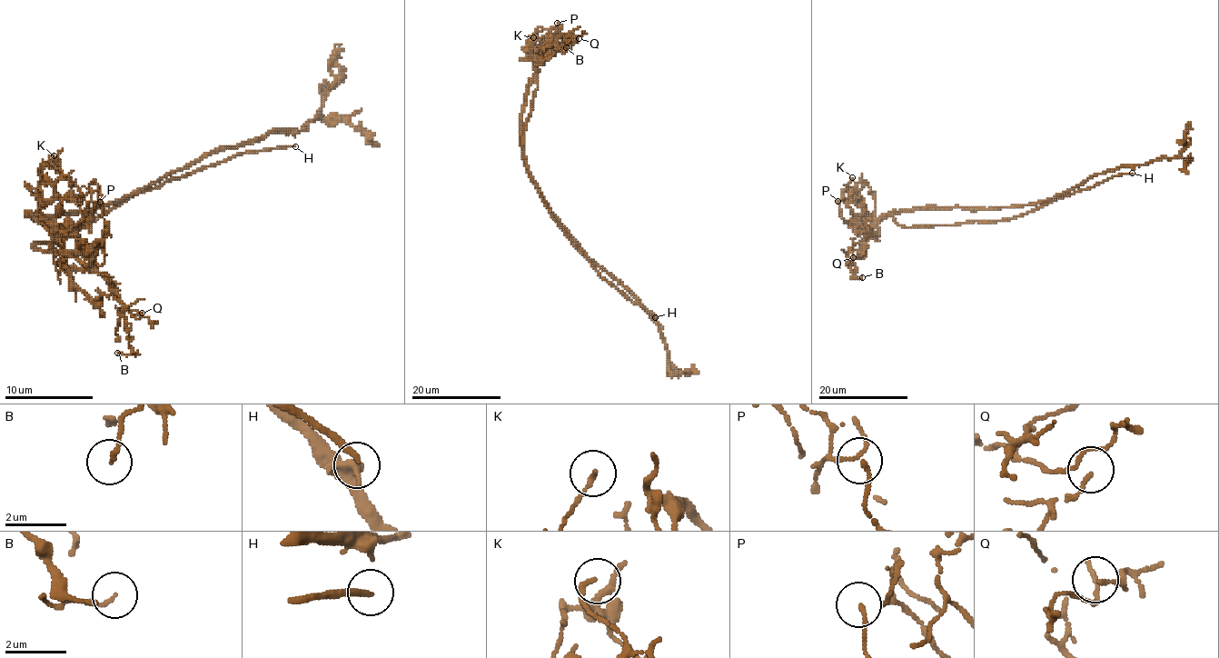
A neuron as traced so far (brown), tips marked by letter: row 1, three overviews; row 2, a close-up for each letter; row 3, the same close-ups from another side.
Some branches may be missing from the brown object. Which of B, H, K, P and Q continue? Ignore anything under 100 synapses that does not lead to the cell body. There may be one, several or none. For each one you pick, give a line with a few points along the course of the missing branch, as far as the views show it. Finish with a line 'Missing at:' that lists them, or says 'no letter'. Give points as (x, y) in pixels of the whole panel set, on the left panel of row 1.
H: course (295, 146), (332, 168), (334, 155), (331, 174), (348, 113)
Missing at: H

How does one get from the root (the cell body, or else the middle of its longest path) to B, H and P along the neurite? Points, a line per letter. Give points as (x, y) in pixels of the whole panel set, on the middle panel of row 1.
B: (548, 204), (526, 164), (521, 110), (542, 51), (569, 33), (572, 38), (566, 47)
H: (548, 204), (548, 208), (569, 235), (571, 244), (593, 268), (655, 317)
P: (548, 204), (526, 164), (521, 110), (527, 84), (540, 54), (559, 27), (557, 23)

